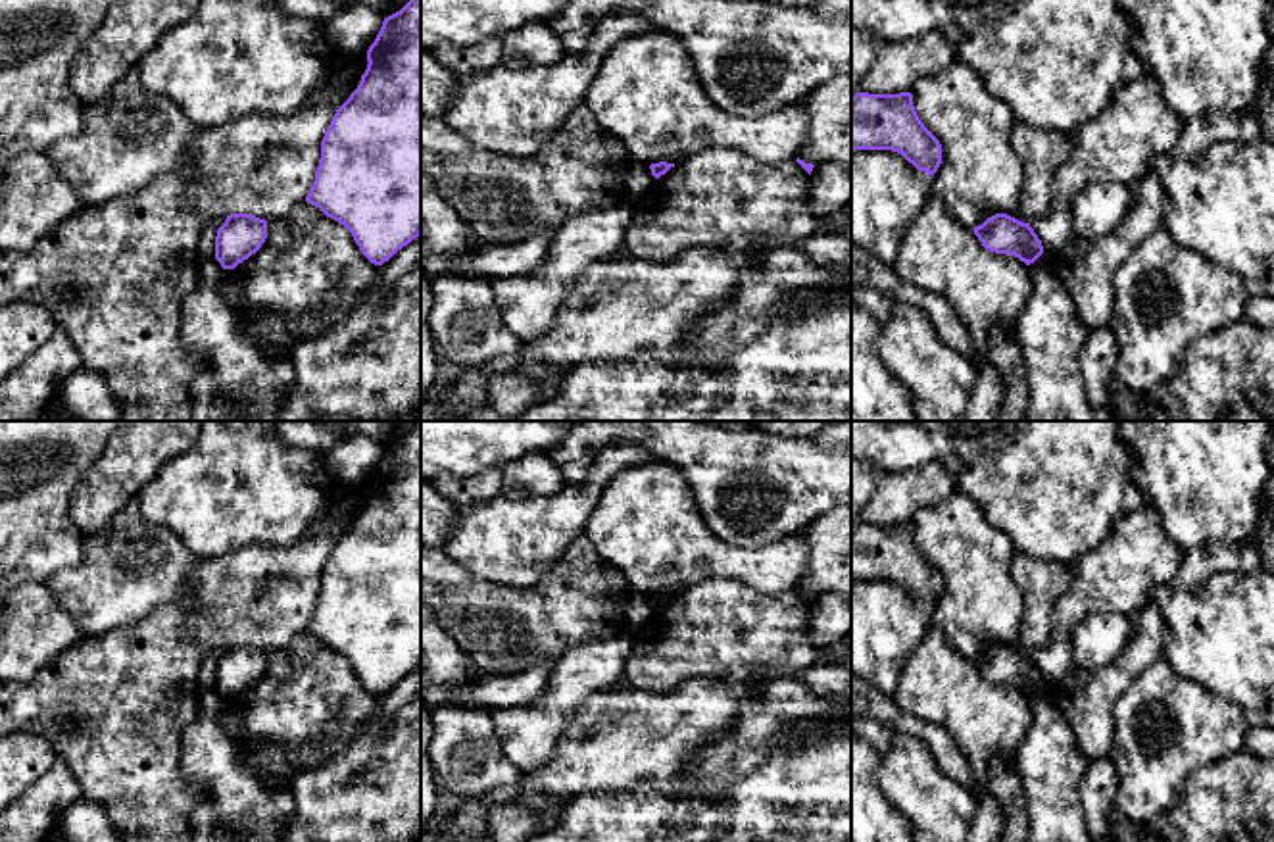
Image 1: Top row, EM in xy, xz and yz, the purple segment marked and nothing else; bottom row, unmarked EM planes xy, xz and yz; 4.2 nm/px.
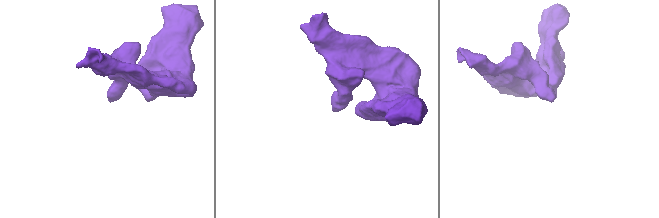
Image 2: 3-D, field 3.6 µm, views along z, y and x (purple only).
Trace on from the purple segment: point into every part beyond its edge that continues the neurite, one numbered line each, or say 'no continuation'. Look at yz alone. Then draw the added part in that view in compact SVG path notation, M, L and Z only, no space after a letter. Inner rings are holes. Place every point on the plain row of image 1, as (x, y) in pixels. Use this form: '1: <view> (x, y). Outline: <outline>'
no continuation

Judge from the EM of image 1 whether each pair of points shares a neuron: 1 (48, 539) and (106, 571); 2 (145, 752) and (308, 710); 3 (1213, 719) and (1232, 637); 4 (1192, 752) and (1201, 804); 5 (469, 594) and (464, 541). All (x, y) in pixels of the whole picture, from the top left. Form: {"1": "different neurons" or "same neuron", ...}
{"1": "different neurons", "2": "different neurons", "3": "different neurons", "4": "different neurons", "5": "different neurons"}

